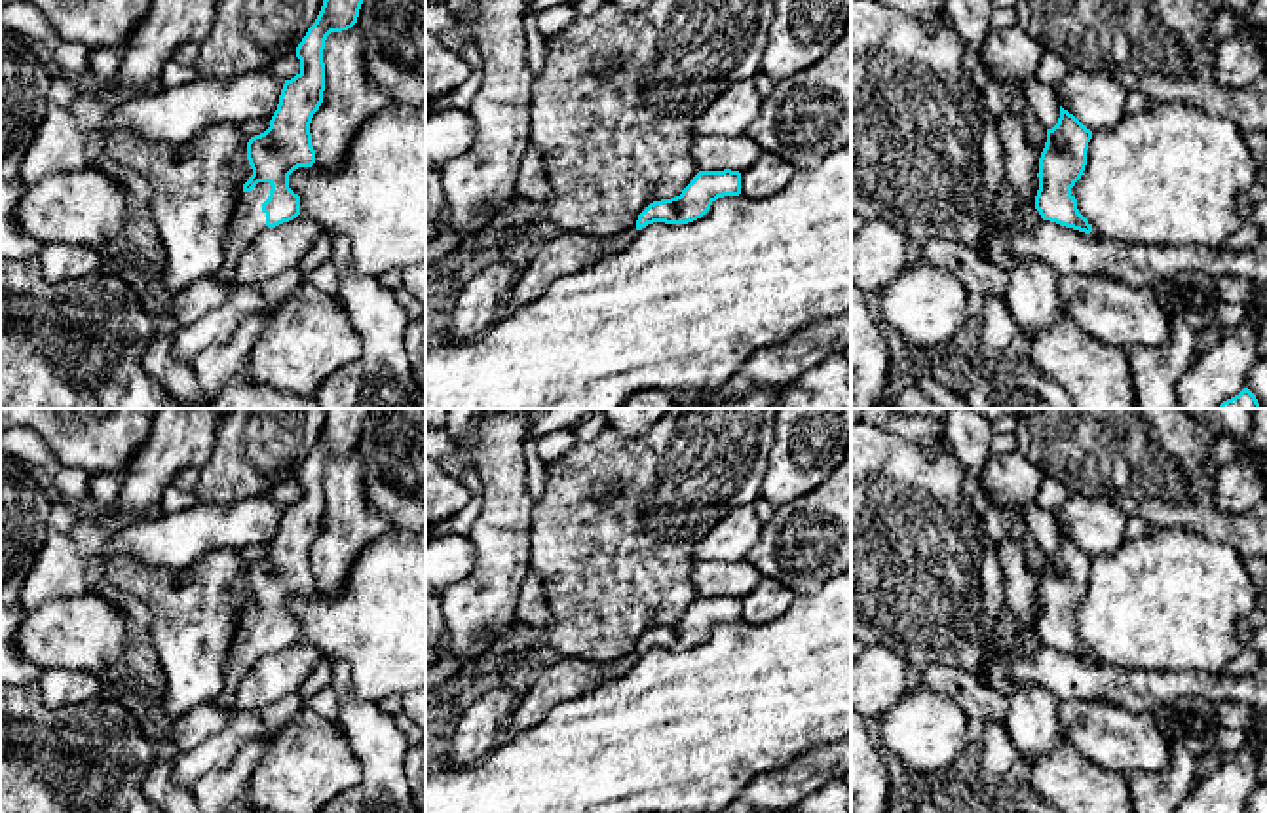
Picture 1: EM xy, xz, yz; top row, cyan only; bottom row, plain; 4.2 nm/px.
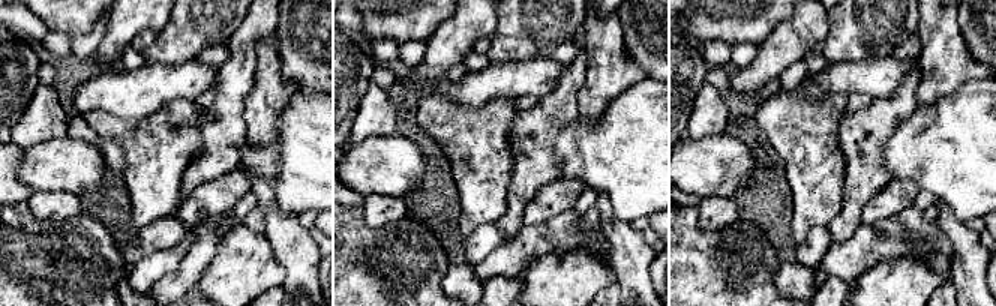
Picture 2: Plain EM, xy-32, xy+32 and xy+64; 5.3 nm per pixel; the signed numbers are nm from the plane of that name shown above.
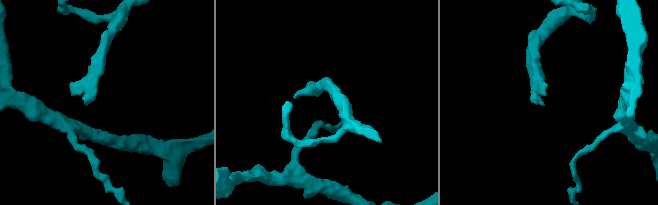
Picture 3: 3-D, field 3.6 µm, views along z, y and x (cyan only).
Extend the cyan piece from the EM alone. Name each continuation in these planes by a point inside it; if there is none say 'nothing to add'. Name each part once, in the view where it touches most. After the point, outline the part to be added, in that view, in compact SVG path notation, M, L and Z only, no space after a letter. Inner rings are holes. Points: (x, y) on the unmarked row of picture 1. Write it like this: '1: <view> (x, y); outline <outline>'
1: xy (249, 644); outline M258 608L251 617L241 617L237 623L237 631L226 659L226 678L222 693L213 701L215 705L237 712L236 693L239 682L253 669L253 665L268 655L266 638L262 636L262 629L270 621L270 608Z

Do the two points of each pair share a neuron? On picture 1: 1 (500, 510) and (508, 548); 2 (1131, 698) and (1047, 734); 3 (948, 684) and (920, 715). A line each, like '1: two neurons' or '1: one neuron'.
1: one neuron
2: two neurons
3: two neurons

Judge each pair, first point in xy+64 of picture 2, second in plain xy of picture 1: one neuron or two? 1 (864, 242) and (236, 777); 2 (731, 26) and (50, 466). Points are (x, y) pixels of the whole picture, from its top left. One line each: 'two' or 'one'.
1: two
2: two

